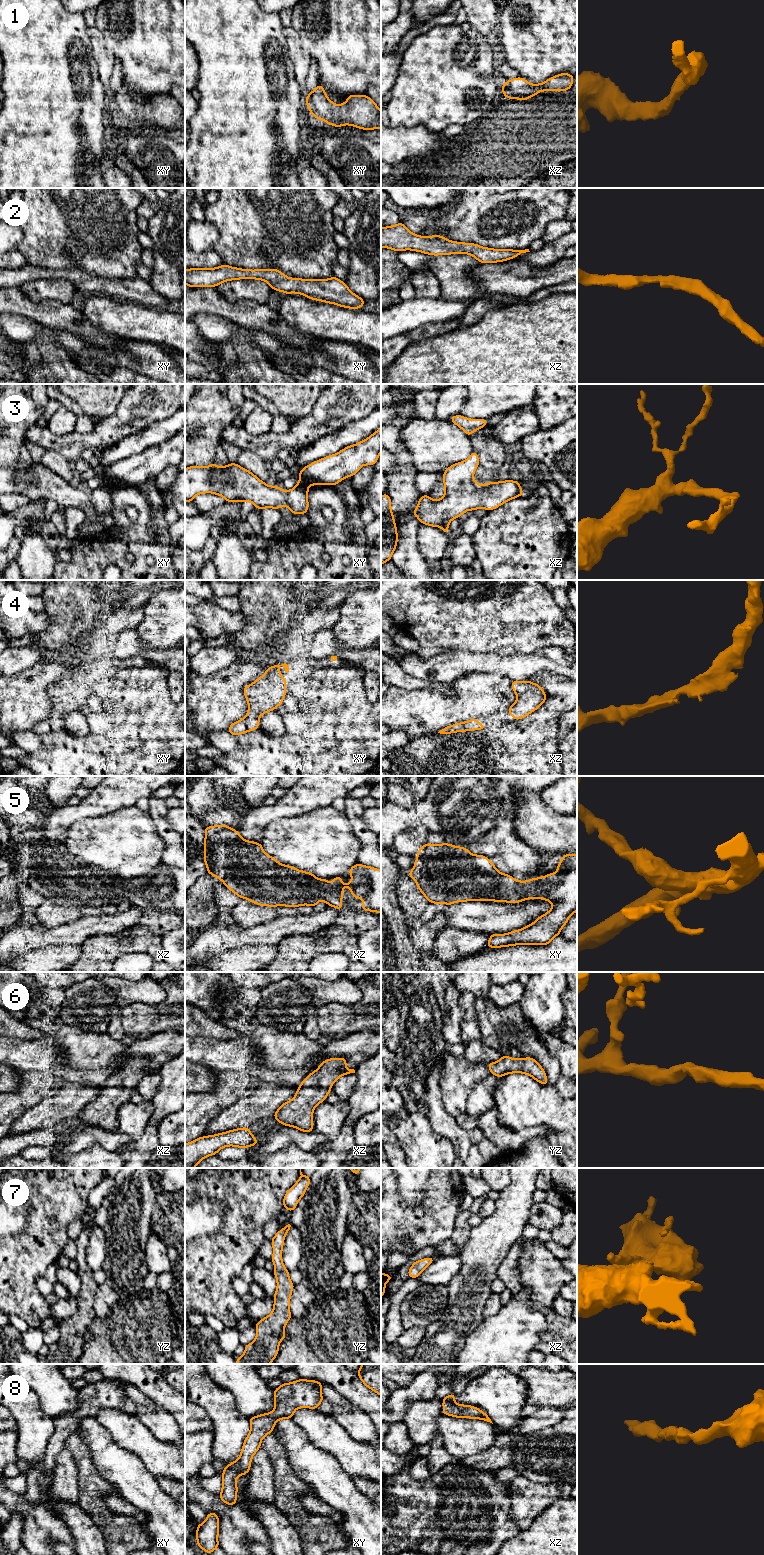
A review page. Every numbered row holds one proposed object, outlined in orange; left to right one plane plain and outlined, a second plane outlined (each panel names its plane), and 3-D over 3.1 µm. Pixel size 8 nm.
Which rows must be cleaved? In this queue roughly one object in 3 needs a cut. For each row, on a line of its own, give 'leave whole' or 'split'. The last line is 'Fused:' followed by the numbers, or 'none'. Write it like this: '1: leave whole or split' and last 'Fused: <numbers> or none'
1: leave whole
2: leave whole
3: leave whole
4: leave whole
5: leave whole
6: leave whole
7: split
8: leave whole
Fused: 7

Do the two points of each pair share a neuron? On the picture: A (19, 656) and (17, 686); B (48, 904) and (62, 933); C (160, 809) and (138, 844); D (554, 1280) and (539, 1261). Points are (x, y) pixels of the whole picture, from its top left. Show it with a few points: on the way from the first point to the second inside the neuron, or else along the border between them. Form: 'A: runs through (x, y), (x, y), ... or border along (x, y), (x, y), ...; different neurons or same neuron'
A: border along (40, 662), (10, 676); different neurons
B: border along (80, 916), (54, 927), (42, 928), (39, 926); different neurons
C: border along (148, 812), (155, 821); different neurons
D: runs through (549, 1275), (540, 1266); same neuron

